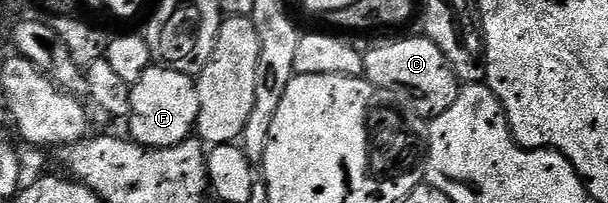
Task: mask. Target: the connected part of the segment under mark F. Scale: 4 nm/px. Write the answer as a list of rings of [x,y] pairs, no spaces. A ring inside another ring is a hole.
[[[152,66],[130,90],[129,135],[143,148],[170,148],[191,139],[198,123],[198,86],[191,77],[171,68]]]

